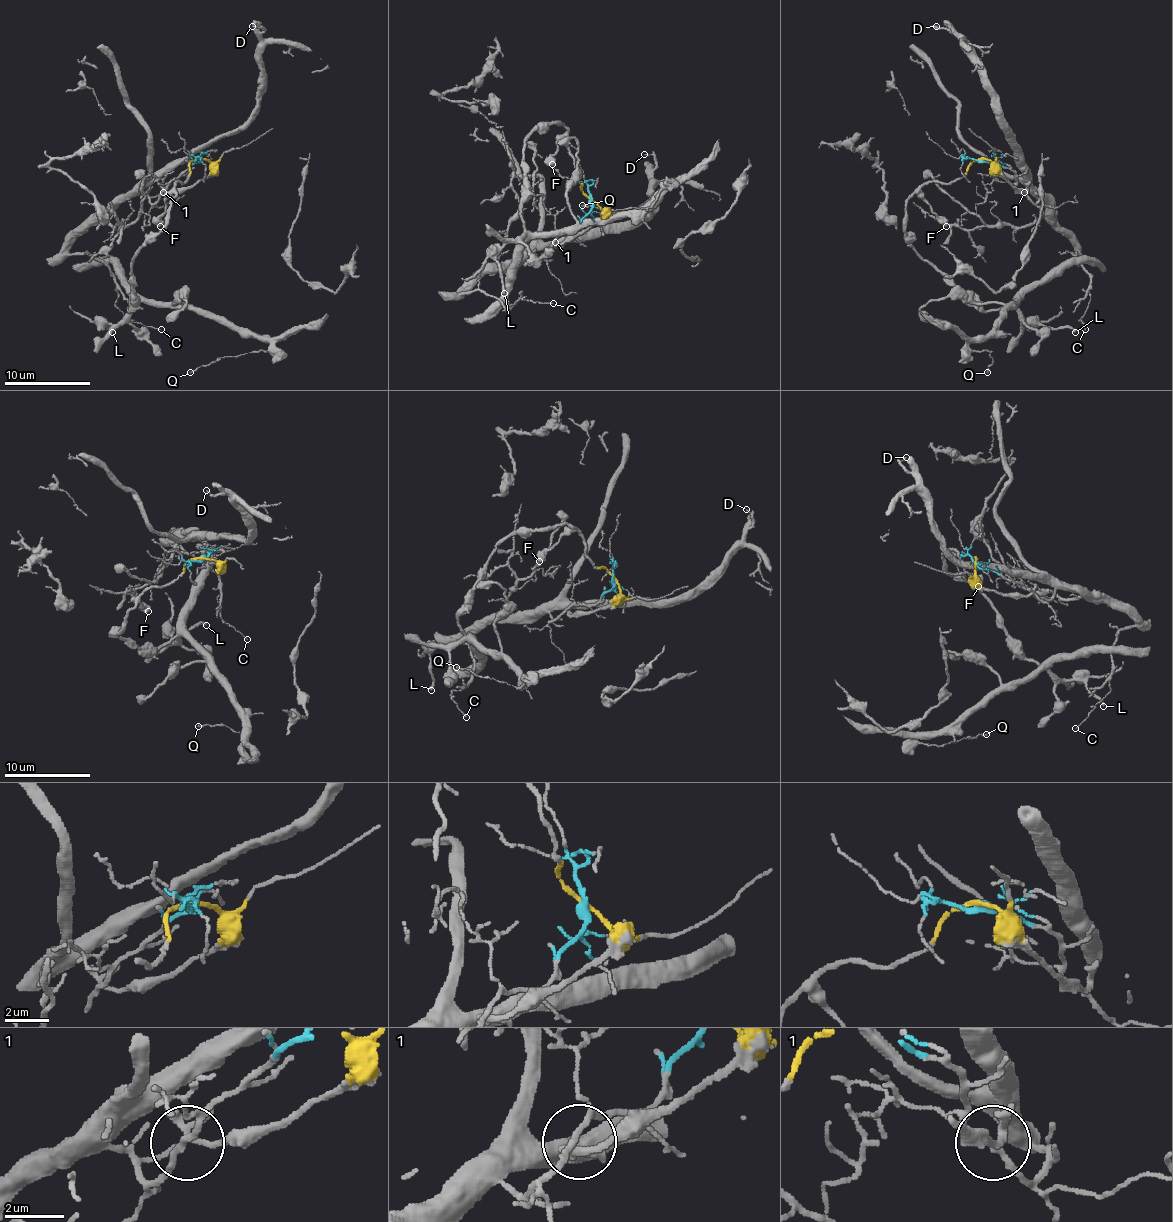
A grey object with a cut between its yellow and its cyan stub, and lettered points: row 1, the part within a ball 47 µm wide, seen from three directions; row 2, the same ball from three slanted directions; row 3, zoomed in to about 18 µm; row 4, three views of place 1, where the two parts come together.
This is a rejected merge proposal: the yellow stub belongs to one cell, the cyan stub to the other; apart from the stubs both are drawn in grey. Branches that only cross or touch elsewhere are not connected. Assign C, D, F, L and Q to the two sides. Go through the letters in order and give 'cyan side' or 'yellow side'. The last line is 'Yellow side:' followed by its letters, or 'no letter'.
C: cyan side
D: cyan side
F: yellow side
L: yellow side
Q: yellow side
Yellow side: F, L, Q

